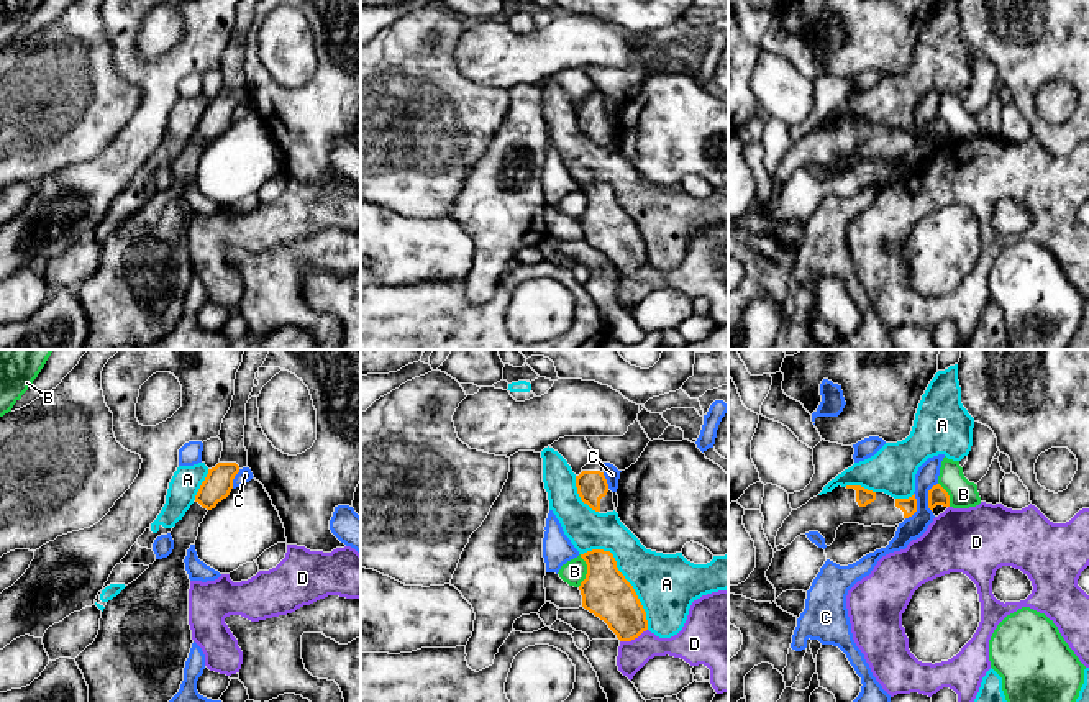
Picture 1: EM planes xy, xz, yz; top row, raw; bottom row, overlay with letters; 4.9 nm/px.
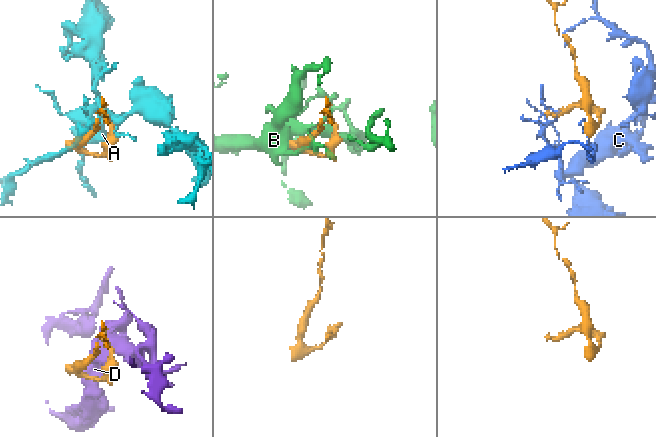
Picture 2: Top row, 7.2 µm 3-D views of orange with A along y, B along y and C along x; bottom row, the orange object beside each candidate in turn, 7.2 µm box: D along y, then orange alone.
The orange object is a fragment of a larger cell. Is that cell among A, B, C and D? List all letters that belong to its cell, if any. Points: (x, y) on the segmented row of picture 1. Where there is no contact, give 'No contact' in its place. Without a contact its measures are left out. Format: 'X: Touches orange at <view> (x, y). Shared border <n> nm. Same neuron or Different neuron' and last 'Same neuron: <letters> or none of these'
A: Touches orange at xz (624, 576). Shared border 500 nm. Different neuron
B: Touches orange at xz (587, 571). Shared border 160 nm. Different neuron
C: Touches orange at yz (929, 497). Shared border 150 nm. Different neuron
D: Touches orange at xz (633, 638). Shared border 150 nm. Different neuron
Same neuron: none of these

